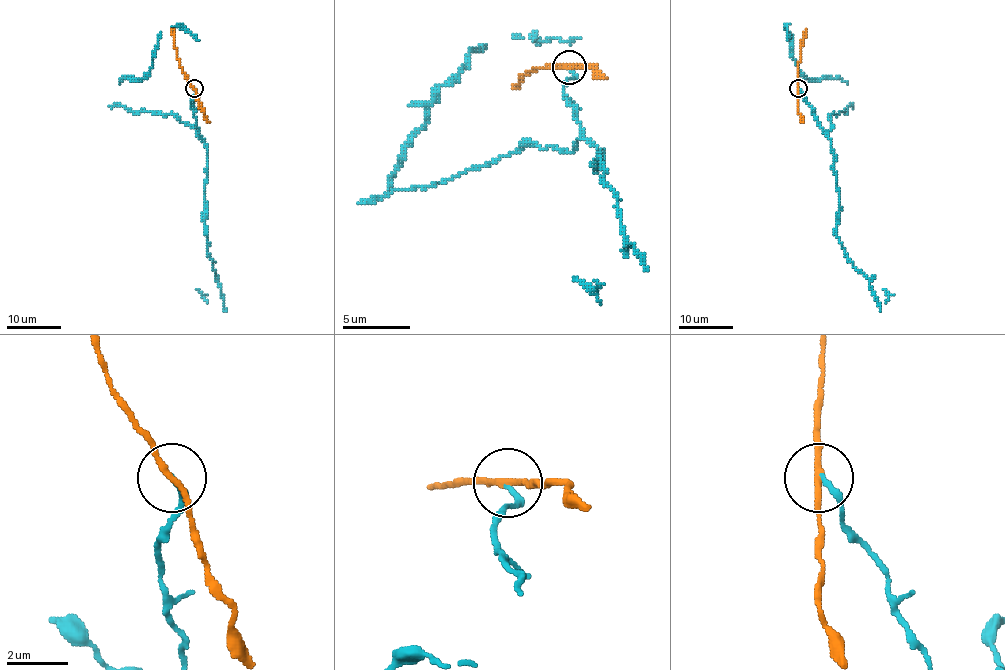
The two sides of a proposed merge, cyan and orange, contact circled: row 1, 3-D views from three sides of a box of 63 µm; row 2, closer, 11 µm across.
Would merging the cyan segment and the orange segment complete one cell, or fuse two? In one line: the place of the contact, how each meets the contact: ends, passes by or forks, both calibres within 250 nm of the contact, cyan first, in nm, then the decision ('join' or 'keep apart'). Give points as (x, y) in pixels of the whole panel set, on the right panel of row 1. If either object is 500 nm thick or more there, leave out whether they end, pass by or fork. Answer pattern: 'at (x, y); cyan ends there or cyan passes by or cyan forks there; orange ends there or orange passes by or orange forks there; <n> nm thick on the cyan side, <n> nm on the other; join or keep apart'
at (798, 88); cyan ends there; orange passes by; 200 nm thick on the cyan side, 200 nm on the other; keep apart

